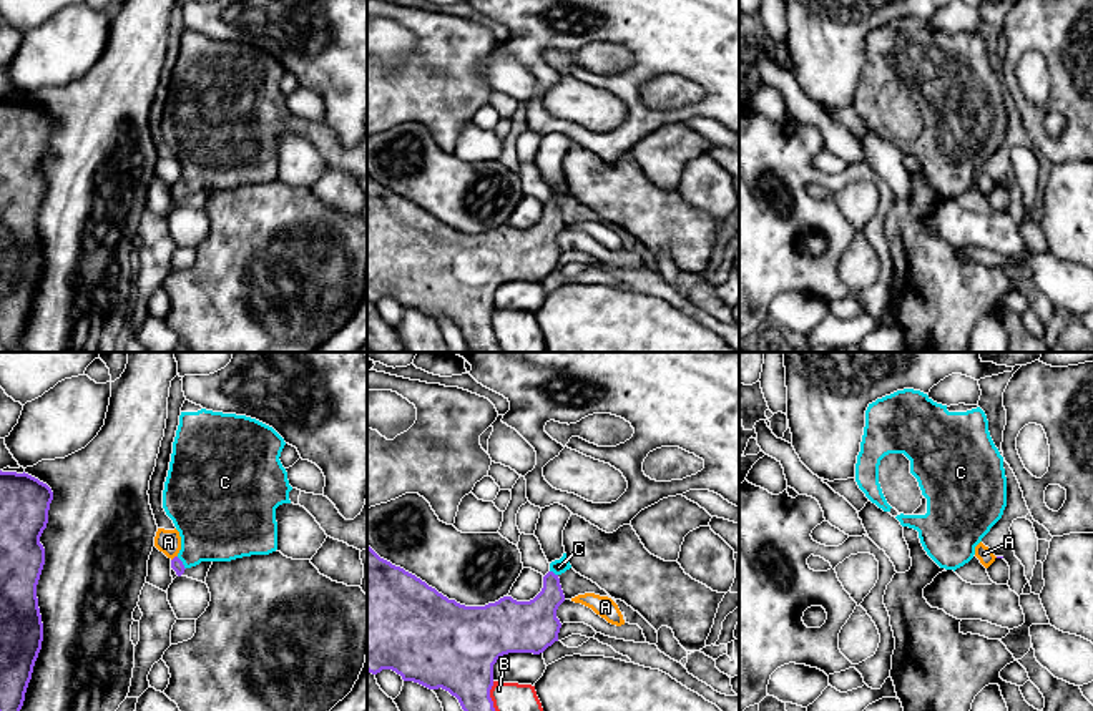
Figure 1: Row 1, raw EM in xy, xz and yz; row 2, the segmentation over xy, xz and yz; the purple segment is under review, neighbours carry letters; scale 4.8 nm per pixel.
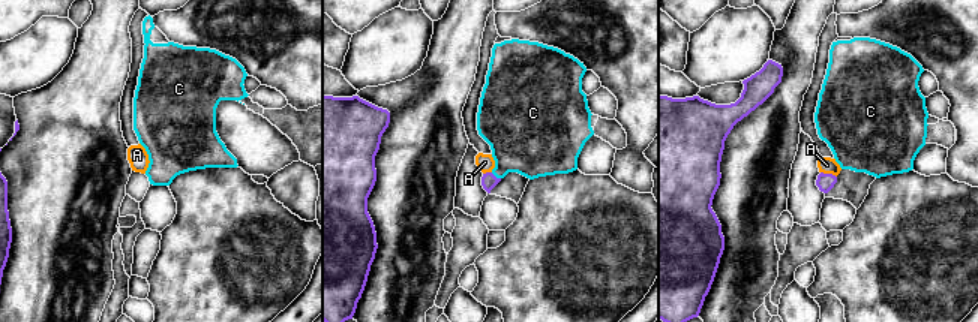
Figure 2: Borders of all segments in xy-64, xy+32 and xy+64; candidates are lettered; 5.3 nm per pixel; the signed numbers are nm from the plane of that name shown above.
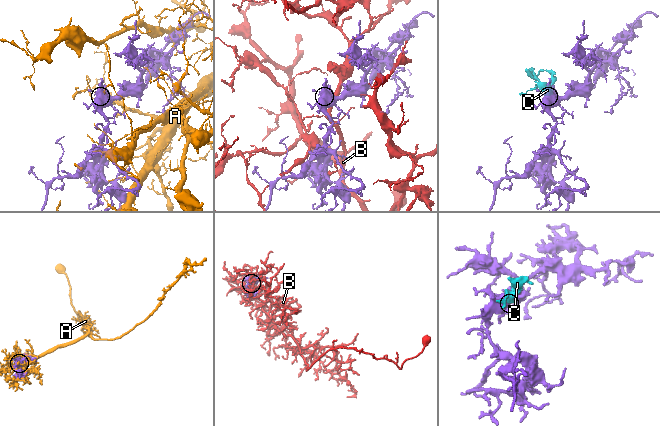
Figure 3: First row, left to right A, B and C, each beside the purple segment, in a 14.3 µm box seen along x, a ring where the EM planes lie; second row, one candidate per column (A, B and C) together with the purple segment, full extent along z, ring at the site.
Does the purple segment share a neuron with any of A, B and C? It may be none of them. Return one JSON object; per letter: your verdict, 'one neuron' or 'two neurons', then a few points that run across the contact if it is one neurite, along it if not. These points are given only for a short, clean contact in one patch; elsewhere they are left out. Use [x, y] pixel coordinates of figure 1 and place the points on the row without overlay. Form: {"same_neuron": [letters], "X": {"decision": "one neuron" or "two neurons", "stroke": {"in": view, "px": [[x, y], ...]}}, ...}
{"same_neuron": ["C"], "A": {"decision": "two neurons"}, "B": {"decision": "two neurons"}, "C": {"decision": "one neuron", "stroke": {"in": "xy", "px": [[176, 191], [181, 191], [215, 152]]}}}

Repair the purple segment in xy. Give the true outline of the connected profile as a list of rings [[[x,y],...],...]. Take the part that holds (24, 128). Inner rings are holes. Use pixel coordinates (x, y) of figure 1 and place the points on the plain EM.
[[[0,98],[0,344],[5,352],[20,344],[33,294],[42,277],[43,251],[37,213],[45,193],[40,164],[48,151],[51,116],[28,101]]]

